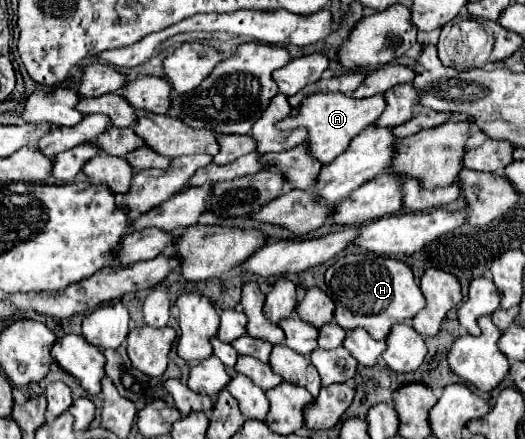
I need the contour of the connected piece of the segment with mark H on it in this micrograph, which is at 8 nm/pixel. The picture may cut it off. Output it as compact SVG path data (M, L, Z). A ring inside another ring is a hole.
M350 252L340 256L326 270L326 286L336 304L334 320L344 330L364 328L376 340L386 340L394 324L412 320L426 306L420 286L404 262L370 252Z

